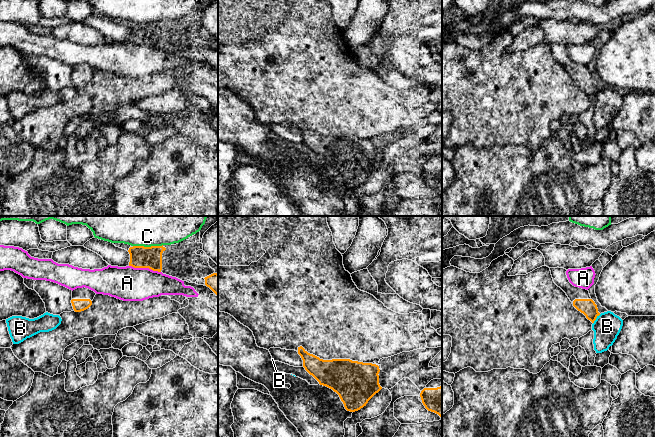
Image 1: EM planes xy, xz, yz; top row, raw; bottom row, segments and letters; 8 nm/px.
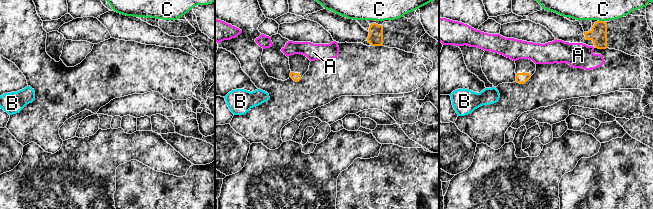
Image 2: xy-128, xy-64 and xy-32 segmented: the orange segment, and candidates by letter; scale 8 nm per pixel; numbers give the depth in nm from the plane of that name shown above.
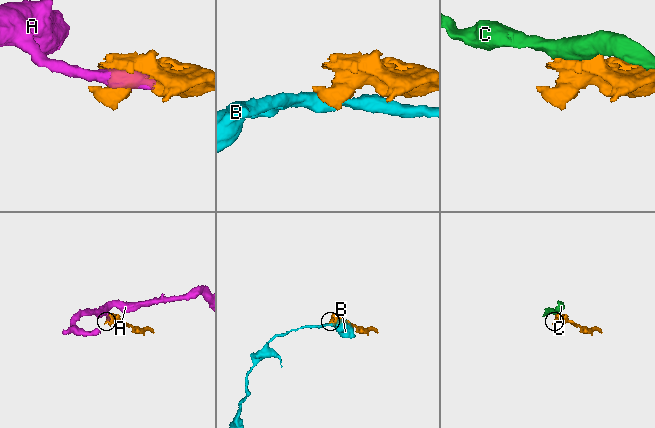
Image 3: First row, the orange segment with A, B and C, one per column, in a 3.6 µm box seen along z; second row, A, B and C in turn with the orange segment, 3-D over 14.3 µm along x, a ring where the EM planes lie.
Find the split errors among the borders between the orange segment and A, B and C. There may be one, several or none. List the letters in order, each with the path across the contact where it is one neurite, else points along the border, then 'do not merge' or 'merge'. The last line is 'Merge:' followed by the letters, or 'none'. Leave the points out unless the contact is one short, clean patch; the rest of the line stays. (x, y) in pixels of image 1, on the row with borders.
A: do not merge
B: do not merge
C: do not merge
Merge: none

